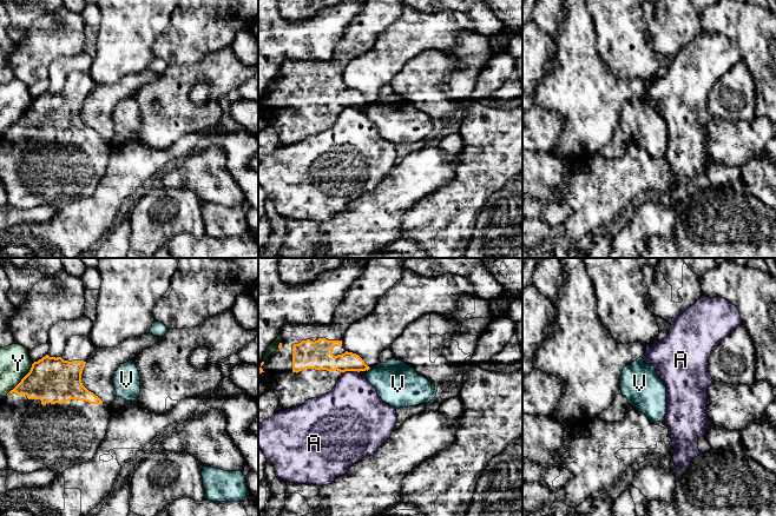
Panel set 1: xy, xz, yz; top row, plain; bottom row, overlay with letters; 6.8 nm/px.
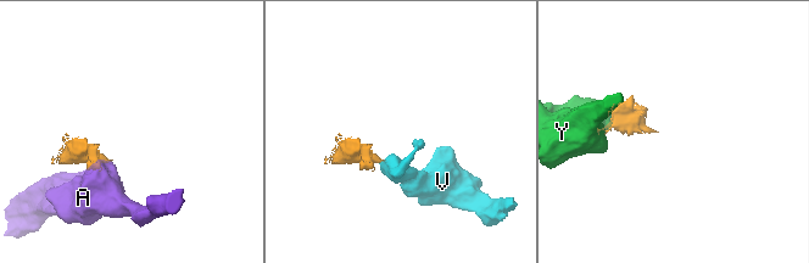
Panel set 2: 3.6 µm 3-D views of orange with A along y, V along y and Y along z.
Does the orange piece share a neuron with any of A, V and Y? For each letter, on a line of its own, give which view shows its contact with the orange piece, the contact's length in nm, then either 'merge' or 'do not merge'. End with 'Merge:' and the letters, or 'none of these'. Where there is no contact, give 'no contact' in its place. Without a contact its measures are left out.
A: xz | 110 nm | do not merge
V: xz | 40 nm | do not merge
Y: xy | 280 nm | do not merge
Merge: none of these

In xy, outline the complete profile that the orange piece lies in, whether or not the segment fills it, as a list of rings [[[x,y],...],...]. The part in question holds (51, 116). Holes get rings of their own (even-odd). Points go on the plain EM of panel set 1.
[[[72,72],[61,93],[46,91],[34,98],[21,118],[0,135],[0,179],[8,206],[28,210],[47,204],[61,210],[94,193],[106,171],[111,141],[81,119],[83,106],[93,87],[87,72]]]

